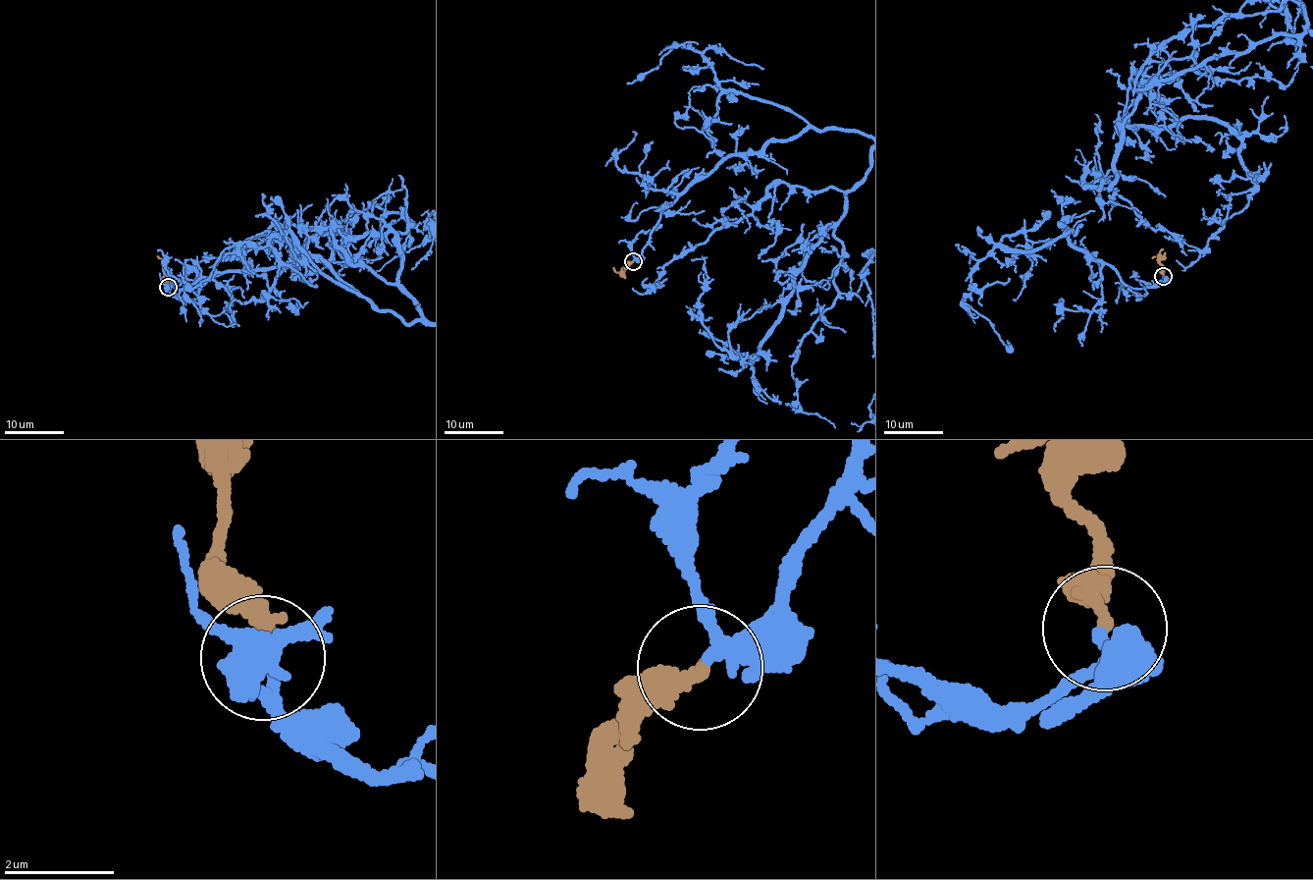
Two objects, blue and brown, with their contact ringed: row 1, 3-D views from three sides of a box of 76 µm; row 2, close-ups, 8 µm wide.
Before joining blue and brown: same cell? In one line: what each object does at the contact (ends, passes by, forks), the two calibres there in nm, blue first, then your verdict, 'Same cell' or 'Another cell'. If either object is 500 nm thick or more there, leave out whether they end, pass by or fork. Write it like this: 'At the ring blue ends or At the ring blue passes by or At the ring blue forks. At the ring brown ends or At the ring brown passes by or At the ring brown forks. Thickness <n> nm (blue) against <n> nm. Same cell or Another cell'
At the ring blue passes by. At the ring brown ends. Thickness 170 nm (blue) against 240 nm. Same cell

